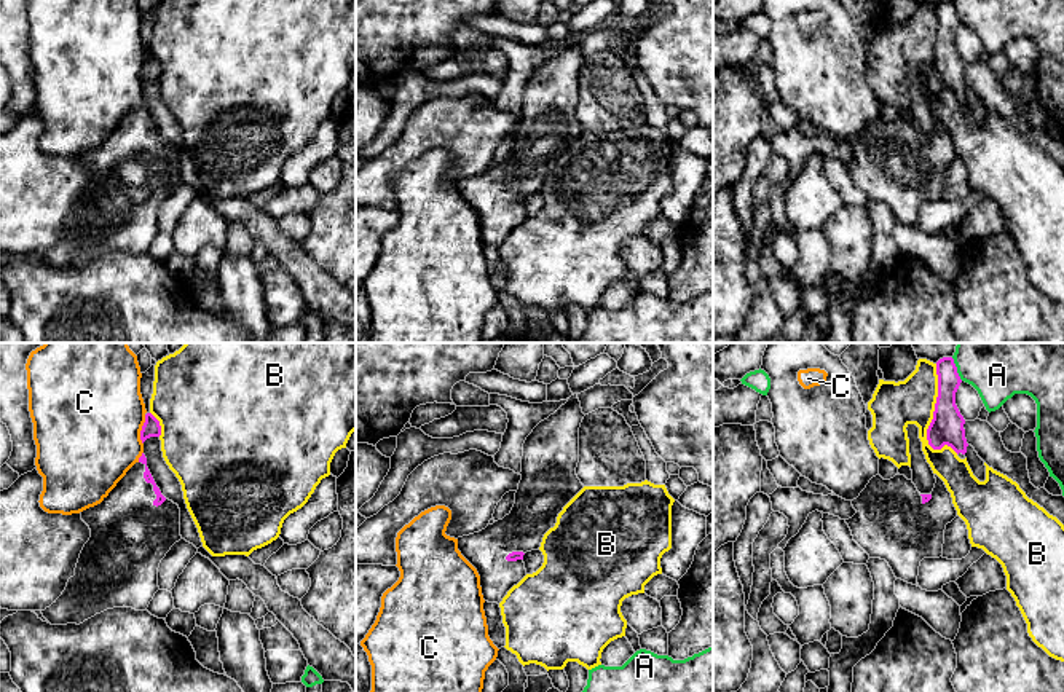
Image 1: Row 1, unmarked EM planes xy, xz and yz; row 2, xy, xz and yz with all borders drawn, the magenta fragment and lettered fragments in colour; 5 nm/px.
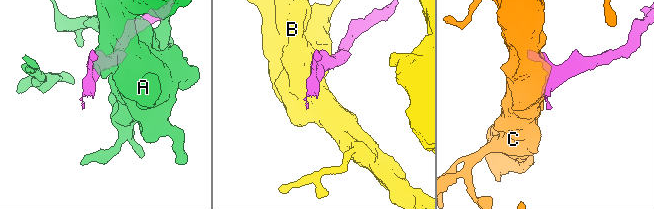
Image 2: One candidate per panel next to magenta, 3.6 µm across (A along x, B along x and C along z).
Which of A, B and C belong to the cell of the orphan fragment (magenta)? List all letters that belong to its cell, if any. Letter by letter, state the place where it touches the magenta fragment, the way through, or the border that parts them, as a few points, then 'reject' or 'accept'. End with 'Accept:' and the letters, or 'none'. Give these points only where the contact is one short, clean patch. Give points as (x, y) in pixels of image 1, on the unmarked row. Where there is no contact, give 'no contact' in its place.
A: meets magenta in yz at (956, 11); reject
B: meets magenta in yz at (933, 61); reject
C: meets magenta in xy at (142, 72); reject
Accept: none

